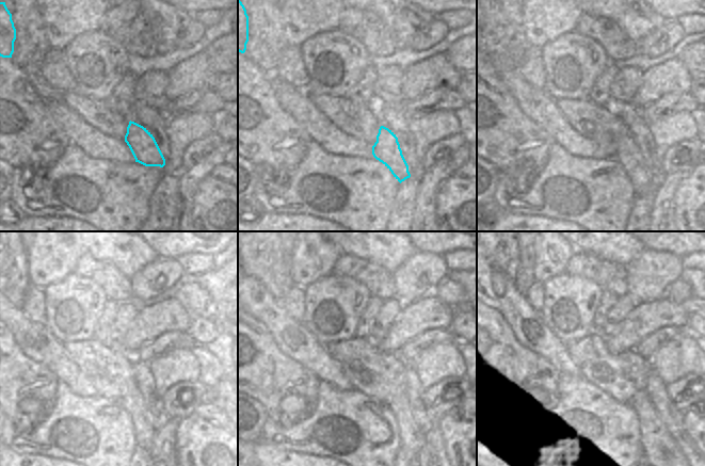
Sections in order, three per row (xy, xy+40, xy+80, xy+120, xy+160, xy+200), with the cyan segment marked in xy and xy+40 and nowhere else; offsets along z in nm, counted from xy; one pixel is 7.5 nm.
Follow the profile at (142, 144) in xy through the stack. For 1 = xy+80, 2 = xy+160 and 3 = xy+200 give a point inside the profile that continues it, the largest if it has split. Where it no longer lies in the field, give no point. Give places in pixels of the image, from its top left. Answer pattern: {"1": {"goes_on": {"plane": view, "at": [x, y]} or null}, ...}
{"1": {"goes_on": {"plane": "xy+80", "at": [628, 154]}}, "2": {"goes_on": {"plane": "xy+160", "at": [428, 448]}}, "3": {"goes_on": {"plane": "xy+200", "at": [660, 448]}}}

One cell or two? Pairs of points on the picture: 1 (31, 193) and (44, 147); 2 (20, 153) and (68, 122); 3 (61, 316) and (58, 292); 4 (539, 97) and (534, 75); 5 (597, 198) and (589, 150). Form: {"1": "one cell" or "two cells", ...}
{"1": "two cells", "2": "two cells", "3": "one cell", "4": "two cells", "5": "two cells"}

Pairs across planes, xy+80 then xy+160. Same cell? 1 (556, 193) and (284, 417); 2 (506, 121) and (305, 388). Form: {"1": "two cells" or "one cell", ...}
{"1": "two cells", "2": "one cell"}

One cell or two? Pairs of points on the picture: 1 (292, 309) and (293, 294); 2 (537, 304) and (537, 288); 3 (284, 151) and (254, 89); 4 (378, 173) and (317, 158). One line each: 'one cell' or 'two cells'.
1: one cell
2: one cell
3: one cell
4: one cell

